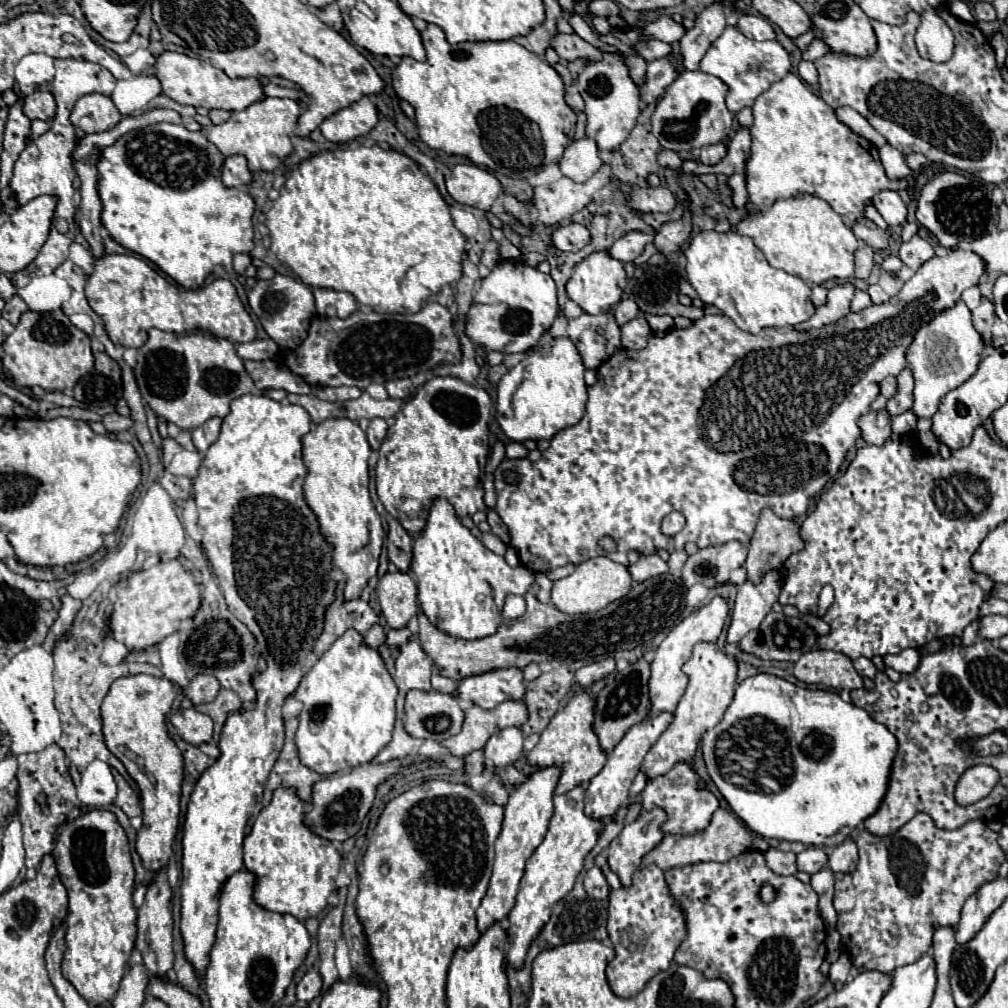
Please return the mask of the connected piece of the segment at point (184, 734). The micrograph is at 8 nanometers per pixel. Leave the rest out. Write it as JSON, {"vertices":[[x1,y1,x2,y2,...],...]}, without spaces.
{"vertices":[[194,707,176,711,170,721,176,727,178,735,190,745,212,741,212,719,208,715,202,715]]}

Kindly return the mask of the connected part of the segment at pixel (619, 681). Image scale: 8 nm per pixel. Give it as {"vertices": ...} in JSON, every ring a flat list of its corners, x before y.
{"vertices":[[640,657,636,663,630,663,626,673,618,671,606,679,606,685,602,691,596,695,596,709,594,709,594,731,600,739,600,745,606,753,610,753,622,739,622,735,634,725,640,723,642,719,648,717,650,713,650,691,648,691,648,681,650,681,650,663]]}

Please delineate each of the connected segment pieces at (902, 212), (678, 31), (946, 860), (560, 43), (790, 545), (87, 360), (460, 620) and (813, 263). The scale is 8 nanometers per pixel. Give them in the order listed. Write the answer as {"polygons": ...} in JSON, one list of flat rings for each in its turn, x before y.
{"polygons":[[[878,191,878,195,872,199,872,205,890,227,898,227,906,219,906,205,896,191]],[[660,15,656,21,646,23,642,31,644,31,644,37,660,39,660,41,666,41,666,43,674,43,684,35,684,27,668,15]],[[918,813,914,815,904,827,900,827,896,833,888,835,888,837,876,837,872,833,868,833,866,829,860,829,858,835,856,835,856,843,858,843,858,851,860,851,860,859,858,859,858,865,854,871,850,873,836,873,836,895,834,895,834,909,838,913,838,933,842,935,842,947,844,951,850,955,852,963,856,967,862,967,864,971,882,971,882,973,892,973,896,967,902,967,902,965,908,965,908,963,914,963,920,959,920,955,924,955,928,949,930,949,930,943,932,943,932,933,938,929,938,927,954,927,960,919,960,909,964,905,964,901,986,881,992,881,998,873,998,867,1000,863,1004,861,1004,851,1002,847,998,845,998,833,992,831,990,827,986,827,984,821,970,821,966,825,962,825,960,829,954,829,954,831,946,831,946,829,938,829,934,825,934,821,926,815,926,813]],[[556,33,556,35,552,35,550,45,566,61,574,61,576,57,582,57,586,61,600,59,600,51,596,51,596,47,592,47,590,43,586,43,584,39,580,39,574,33,570,33,570,35]],[[764,509,758,517,758,525,756,525,756,531,752,535,752,541,750,541,750,547,748,547,748,559,744,563,746,571,748,571,748,579,752,583,760,583,760,579,770,571,770,569,780,569,784,565,784,561,792,555,792,553,798,553,802,551,804,547,804,539,800,535,800,525,792,519,780,519,774,515,774,511,770,509]],[[58,309,50,313,26,311,20,317,14,333,4,341,6,355,2,357,4,373,12,377,14,385,20,387,42,387,46,391,72,389,80,377,84,377,92,365,94,357,90,351,90,337,76,329,68,317]],[[436,497,430,505,430,513,428,513,428,521,426,527,420,531,420,535,414,537,412,543,412,563,410,563,410,571,416,575,418,579,418,603,422,613,442,631,446,631,452,637,460,637,460,639,480,639,486,635,492,635,496,631,496,627,502,621,502,605,504,605,504,597,510,593,516,595,524,595,528,591,528,587,534,583,534,573,528,571,526,567,510,567,504,557,494,555,490,549,486,549,478,537,474,537,470,533,470,529,466,529,458,515,454,513,454,507,442,499]],[[798,195,778,199,766,211,754,211,736,225,736,233,746,235,766,255,768,263,790,275,804,279,808,285,820,285,828,279,850,279,854,275,854,251,858,239,832,207,814,197]]]}

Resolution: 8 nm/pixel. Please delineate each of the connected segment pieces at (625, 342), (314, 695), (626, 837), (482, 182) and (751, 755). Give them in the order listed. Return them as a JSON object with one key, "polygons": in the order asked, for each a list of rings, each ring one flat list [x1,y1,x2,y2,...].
{"polygons":[[[638,315,636,319,622,325,622,347,642,349,648,341,648,333,650,333,650,327,648,327,644,315]],[[348,629,316,661,300,681,296,699,302,701,296,745,300,761,320,775,332,775,374,759,392,739,394,699,398,687,388,673,380,653,364,643,364,635]],[[652,809,640,815,634,823,626,825,608,847,608,865,620,877,622,885,630,885,632,873,638,869,640,859,660,843,662,833,658,825,666,821,662,809]],[[456,165,446,179,446,189,454,201,476,207,484,211,486,217,490,213,490,205,502,193,500,181,476,165]],[[758,673,738,683,734,703,722,721,702,735,702,753,708,775,732,811,764,839,826,845,842,829,854,829,870,817,888,787,896,753,896,737,864,709,844,703,838,693,798,687,770,673]]]}

